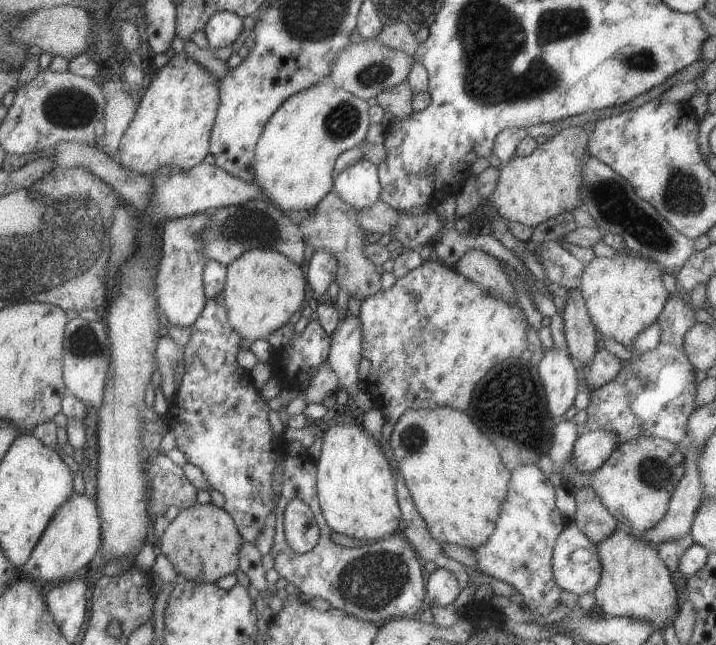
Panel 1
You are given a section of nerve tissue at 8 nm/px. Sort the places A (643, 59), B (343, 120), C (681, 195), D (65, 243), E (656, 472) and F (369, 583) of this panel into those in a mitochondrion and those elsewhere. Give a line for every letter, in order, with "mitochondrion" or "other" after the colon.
A: mitochondrion
B: mitochondrion
C: mitochondrion
D: mitochondrion
E: mitochondrion
F: mitochondrion

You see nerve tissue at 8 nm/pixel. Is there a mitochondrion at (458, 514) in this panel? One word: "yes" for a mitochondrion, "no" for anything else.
no

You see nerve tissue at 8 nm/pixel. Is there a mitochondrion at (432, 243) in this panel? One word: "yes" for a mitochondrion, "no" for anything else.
no

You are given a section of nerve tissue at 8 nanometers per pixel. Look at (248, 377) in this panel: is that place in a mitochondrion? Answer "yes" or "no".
no

